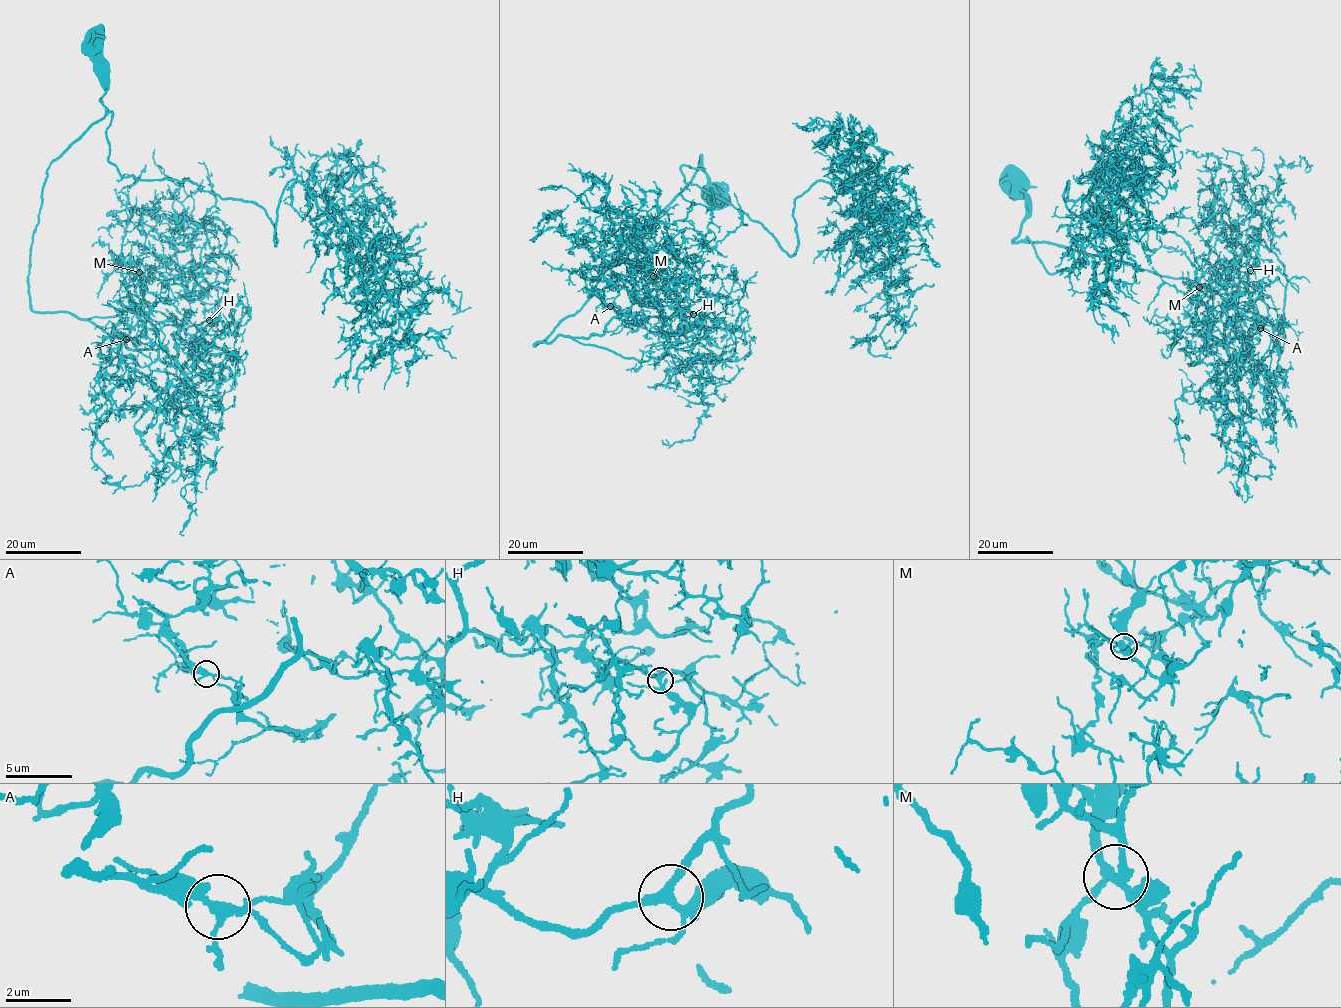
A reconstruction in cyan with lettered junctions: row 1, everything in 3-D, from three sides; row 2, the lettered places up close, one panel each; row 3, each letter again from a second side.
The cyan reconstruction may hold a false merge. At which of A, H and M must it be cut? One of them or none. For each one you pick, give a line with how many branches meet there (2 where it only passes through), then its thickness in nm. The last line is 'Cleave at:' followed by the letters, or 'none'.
A: branches 4; calibre 240 nm
Cleave at: A

